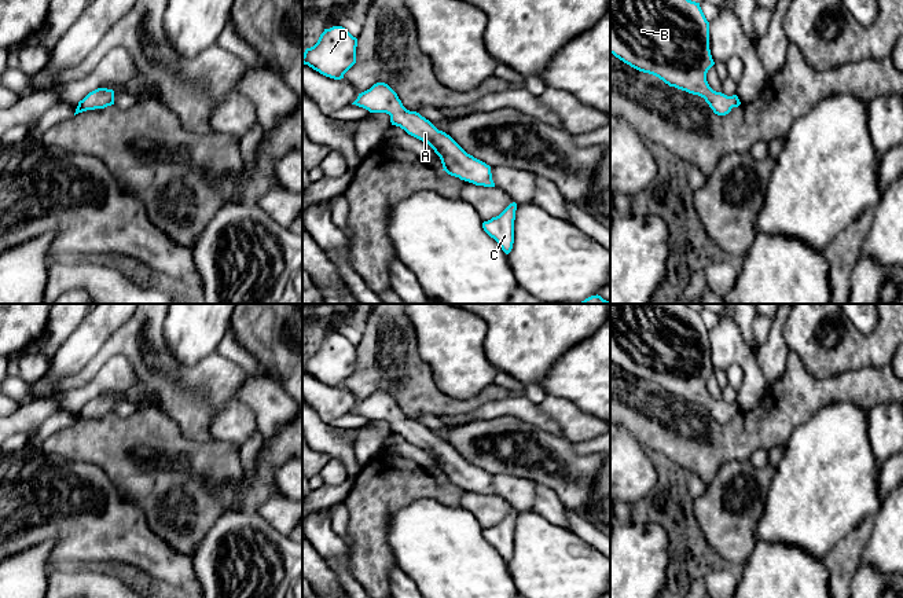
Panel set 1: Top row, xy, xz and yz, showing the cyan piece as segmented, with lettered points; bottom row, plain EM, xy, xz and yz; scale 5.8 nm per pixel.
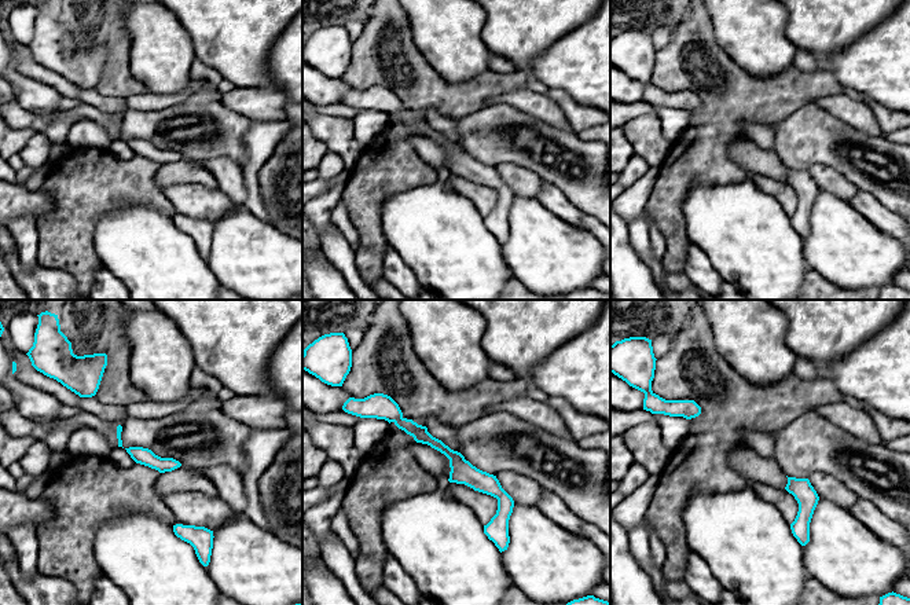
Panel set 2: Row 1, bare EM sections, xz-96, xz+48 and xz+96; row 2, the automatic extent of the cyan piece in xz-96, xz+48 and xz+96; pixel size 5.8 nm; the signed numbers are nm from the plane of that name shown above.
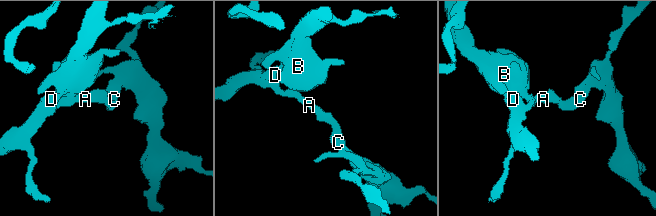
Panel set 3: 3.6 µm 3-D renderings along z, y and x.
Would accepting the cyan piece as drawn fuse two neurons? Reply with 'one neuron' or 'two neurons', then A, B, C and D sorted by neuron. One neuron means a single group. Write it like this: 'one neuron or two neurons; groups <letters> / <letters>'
one neuron; groups A B C D

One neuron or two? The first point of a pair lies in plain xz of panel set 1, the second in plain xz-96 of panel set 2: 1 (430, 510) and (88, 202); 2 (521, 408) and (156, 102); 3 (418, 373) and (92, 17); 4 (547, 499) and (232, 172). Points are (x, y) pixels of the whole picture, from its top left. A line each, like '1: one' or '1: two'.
1: two
2: one
3: one
4: one

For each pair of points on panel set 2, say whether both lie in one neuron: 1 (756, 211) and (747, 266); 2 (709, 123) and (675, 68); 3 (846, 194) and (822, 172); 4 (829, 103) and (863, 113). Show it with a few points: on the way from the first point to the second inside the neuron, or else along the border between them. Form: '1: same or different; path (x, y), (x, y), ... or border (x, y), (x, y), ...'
1: same; path (749, 224), (749, 252)
2: same; path (720, 102), (720, 85), (696, 68)
3: same; path (840, 189), (828, 178)
4: same; path (837, 105), (855, 113)

